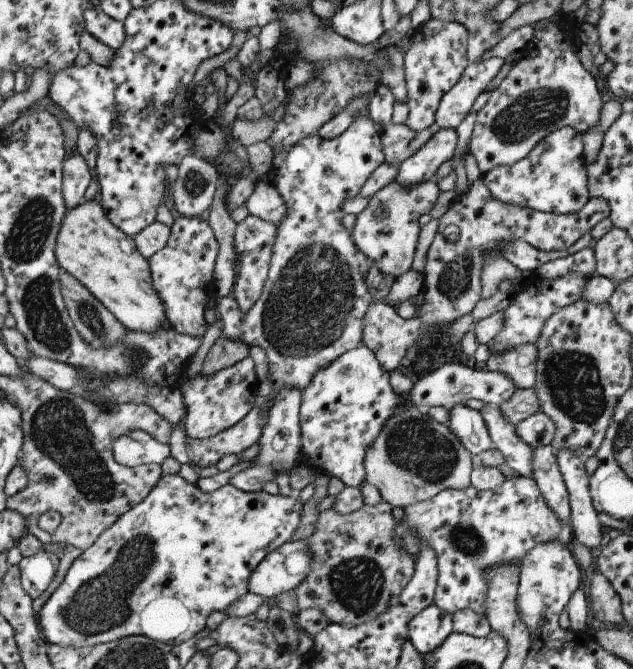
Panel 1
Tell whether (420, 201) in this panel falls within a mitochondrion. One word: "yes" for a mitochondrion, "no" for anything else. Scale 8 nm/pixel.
no

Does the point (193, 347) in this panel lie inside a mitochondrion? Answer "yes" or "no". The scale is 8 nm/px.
no

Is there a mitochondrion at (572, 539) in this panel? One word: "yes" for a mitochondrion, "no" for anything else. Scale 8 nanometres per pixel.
no

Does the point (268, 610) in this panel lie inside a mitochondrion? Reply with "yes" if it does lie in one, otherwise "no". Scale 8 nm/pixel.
no

